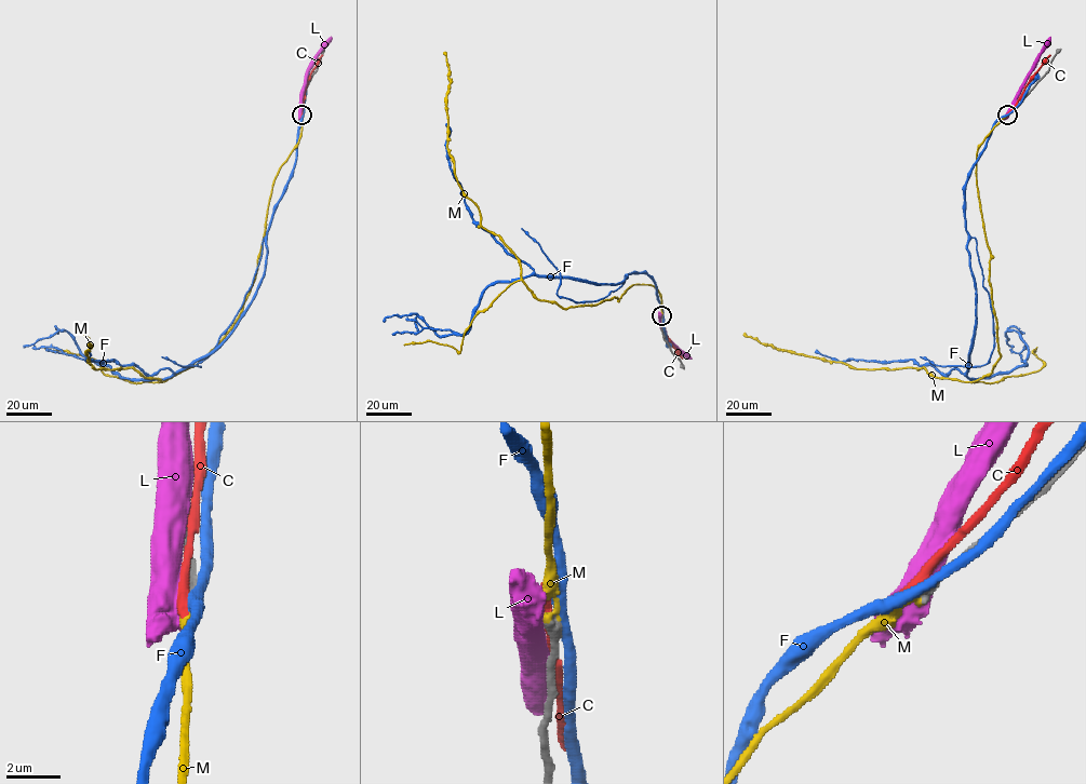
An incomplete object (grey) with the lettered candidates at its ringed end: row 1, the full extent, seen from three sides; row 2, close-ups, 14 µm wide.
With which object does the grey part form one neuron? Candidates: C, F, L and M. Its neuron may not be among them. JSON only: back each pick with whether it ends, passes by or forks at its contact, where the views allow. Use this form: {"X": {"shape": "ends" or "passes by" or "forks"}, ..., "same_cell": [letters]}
{"M": {"shape": "ends"}, "same_cell": ["M"]}

